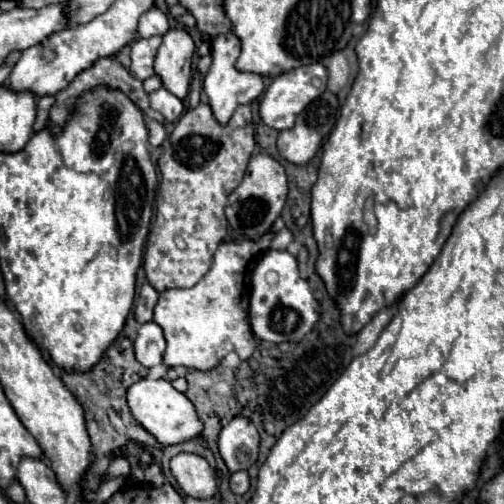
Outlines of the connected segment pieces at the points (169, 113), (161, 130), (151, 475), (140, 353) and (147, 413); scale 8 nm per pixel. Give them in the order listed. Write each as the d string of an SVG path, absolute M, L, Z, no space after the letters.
M165 87L149 93L149 99L151 99L151 107L153 107L155 111L163 113L169 123L177 121L177 119L183 115L183 109L185 109L185 107L183 107L183 101L177 99L173 93L169 93Z
M149 121L147 123L149 125L149 143L153 147L160 146L163 141L167 137L167 129L161 125L161 123L157 123L157 121Z
M151 461L149 465L147 465L147 469L145 469L145 481L149 483L149 485L153 485L153 487L161 487L163 485L163 471L161 471L161 465L159 463L155 463L155 461Z
M147 321L139 327L137 339L135 339L135 357L141 365L159 365L163 361L165 351L165 339L163 329L155 321Z
M141 379L129 387L127 405L131 415L165 447L177 445L189 439L201 439L203 423L197 417L195 405L185 397L185 393L177 391L167 379Z

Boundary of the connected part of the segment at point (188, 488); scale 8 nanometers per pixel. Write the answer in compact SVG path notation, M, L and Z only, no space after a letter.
M179 453L169 461L171 473L179 487L195 499L209 499L217 493L215 473L209 463L195 453Z

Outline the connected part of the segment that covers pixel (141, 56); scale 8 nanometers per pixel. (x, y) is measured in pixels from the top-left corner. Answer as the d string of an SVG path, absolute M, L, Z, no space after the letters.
M147 37L147 39L137 39L131 45L131 71L143 81L151 77L153 71L153 61L157 55L157 49L161 45L161 37Z

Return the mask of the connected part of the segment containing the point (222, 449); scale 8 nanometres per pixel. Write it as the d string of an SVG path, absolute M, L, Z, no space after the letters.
M233 417L219 435L219 453L231 473L249 469L257 461L259 433L247 417Z

